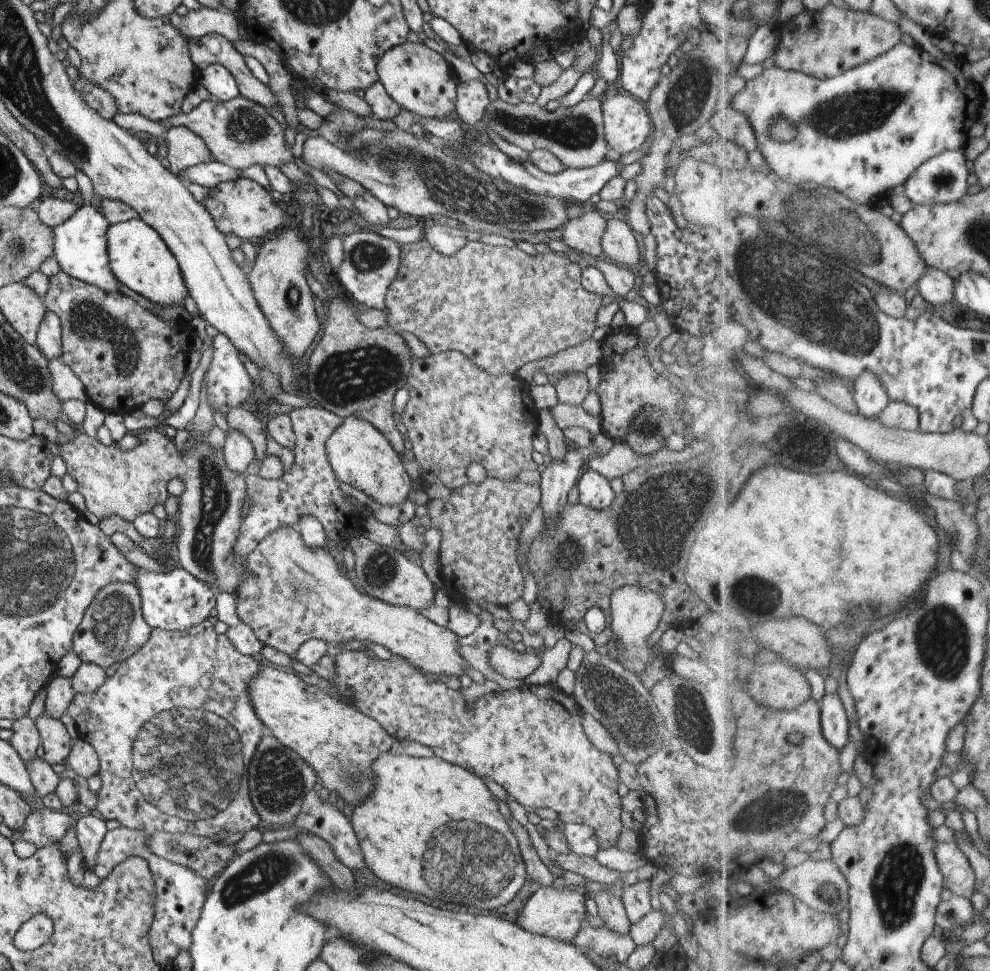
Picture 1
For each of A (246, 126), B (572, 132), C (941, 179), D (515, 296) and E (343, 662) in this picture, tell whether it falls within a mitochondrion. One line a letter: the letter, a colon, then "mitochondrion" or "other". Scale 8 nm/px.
A: mitochondrion
B: mitochondrion
C: mitochondrion
D: mitochondrion
E: other

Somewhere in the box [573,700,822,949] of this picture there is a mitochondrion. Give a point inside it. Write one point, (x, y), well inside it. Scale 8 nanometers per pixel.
(786, 804)

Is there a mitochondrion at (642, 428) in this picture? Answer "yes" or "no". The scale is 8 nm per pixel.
yes

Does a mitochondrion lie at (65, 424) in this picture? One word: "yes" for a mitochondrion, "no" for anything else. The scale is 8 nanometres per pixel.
no

